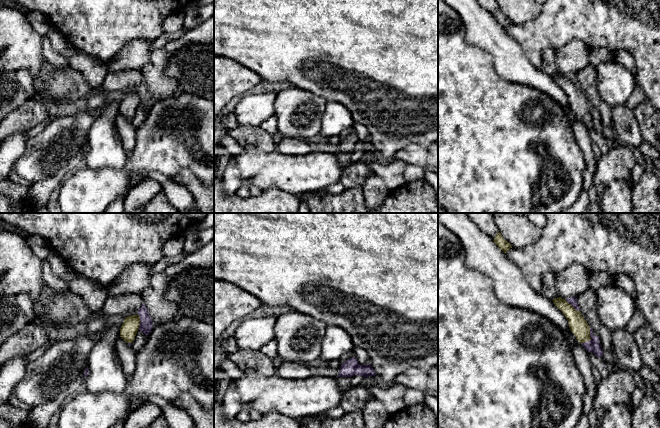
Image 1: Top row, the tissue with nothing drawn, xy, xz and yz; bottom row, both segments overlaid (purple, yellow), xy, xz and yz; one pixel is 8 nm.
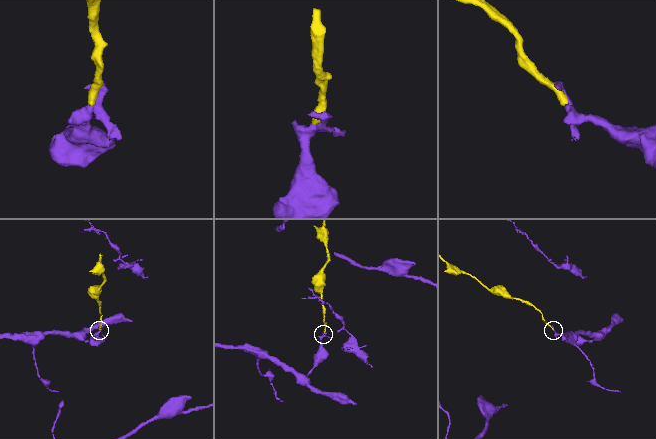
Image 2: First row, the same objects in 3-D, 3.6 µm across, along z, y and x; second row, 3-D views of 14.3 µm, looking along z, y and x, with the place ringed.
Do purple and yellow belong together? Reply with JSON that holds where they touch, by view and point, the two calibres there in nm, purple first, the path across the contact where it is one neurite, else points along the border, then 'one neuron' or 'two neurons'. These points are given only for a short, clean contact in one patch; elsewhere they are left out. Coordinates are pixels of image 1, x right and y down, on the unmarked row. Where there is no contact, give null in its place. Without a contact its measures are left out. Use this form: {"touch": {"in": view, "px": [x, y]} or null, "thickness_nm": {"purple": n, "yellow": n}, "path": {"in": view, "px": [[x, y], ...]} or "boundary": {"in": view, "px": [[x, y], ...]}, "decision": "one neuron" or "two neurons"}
{"touch": {"in": "yz", "px": [591, 114]}, "thickness_nm": {"purple": 100, "yellow": 150}, "path": {"in": "yz", "px": [[593, 122], [591, 114], [578, 101]]}, "decision": "one neuron"}

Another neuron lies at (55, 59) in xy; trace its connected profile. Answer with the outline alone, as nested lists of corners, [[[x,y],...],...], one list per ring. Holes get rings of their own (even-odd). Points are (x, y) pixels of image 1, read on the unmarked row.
[[[46,37],[42,41],[42,53],[48,64],[53,67],[64,68],[69,65],[68,59],[53,49],[50,41]]]

